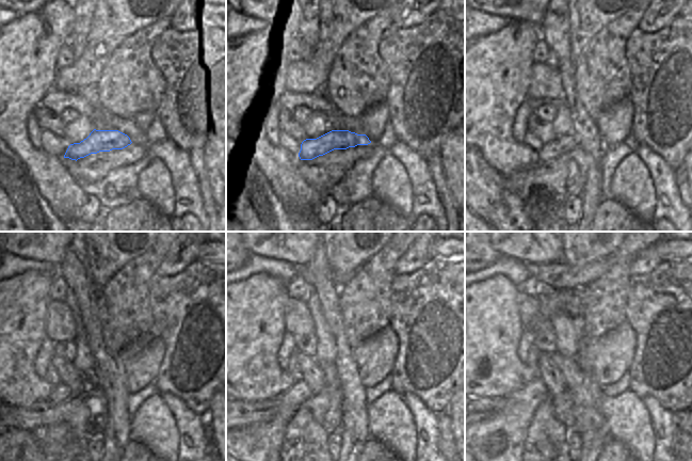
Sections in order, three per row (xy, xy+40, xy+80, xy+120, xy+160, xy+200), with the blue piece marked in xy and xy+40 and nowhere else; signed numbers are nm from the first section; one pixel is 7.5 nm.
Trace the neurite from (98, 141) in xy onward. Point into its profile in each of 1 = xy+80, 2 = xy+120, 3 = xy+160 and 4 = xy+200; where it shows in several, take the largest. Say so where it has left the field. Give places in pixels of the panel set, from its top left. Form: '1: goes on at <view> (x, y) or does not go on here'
1: goes on at xy+80 (563, 144)
2: goes on at xy+120 (60, 393)
3: goes on at xy+160 (259, 446)
4: goes on at xy+200 (497, 443)

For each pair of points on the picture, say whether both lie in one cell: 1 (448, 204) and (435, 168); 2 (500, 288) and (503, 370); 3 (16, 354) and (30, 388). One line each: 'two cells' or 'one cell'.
1: one cell
2: one cell
3: one cell

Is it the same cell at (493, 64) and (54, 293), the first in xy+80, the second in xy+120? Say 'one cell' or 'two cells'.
two cells

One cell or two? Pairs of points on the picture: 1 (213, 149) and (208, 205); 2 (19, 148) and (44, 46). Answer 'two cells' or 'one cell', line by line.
1: two cells
2: one cell

